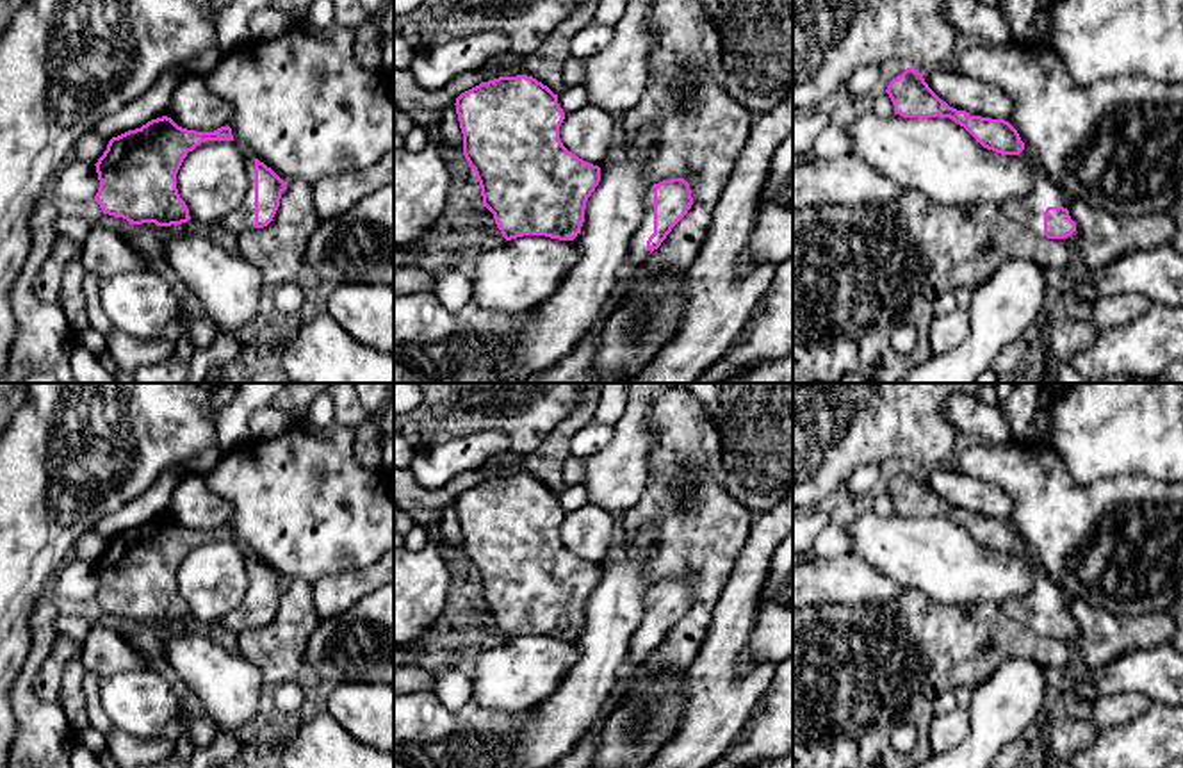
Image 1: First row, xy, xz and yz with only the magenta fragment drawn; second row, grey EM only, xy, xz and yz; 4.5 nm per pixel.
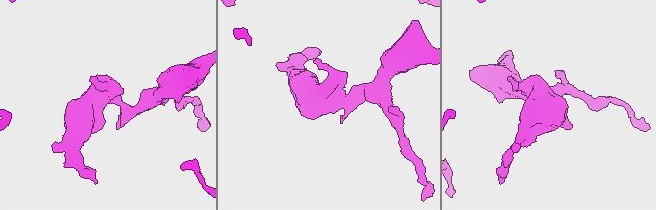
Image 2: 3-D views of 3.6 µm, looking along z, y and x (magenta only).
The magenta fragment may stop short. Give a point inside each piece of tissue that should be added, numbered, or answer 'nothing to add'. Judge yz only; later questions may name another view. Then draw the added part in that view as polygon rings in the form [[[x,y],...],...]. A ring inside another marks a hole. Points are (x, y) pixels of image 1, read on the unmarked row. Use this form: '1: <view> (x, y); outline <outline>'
1: yz (1028, 612); outline [[[1024,547],[1019,552],[1021,558],[1024,558],[1032,568],[1033,579],[1032,588],[1023,599],[1010,599],[1005,601],[999,609],[1017,624],[1028,627],[1039,636],[1044,634],[1044,611],[1048,606],[1064,606],[1069,609],[1071,595],[1065,593],[1057,583],[1053,583],[1046,572],[1042,572],[1035,561],[1035,558],[1030,554],[1030,551]]]

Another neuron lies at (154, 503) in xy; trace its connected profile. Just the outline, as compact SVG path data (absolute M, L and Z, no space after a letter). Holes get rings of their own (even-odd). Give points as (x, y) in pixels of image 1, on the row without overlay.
M182 467L164 470L157 483L144 494L100 519L93 529L110 540L128 529L141 527L151 519L166 515L171 495L185 476L187 472Z

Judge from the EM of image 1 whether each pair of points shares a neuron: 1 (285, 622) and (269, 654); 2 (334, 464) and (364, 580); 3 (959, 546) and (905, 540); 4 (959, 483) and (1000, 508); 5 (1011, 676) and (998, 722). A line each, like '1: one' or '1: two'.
1: one
2: two
3: one
4: one
5: one

